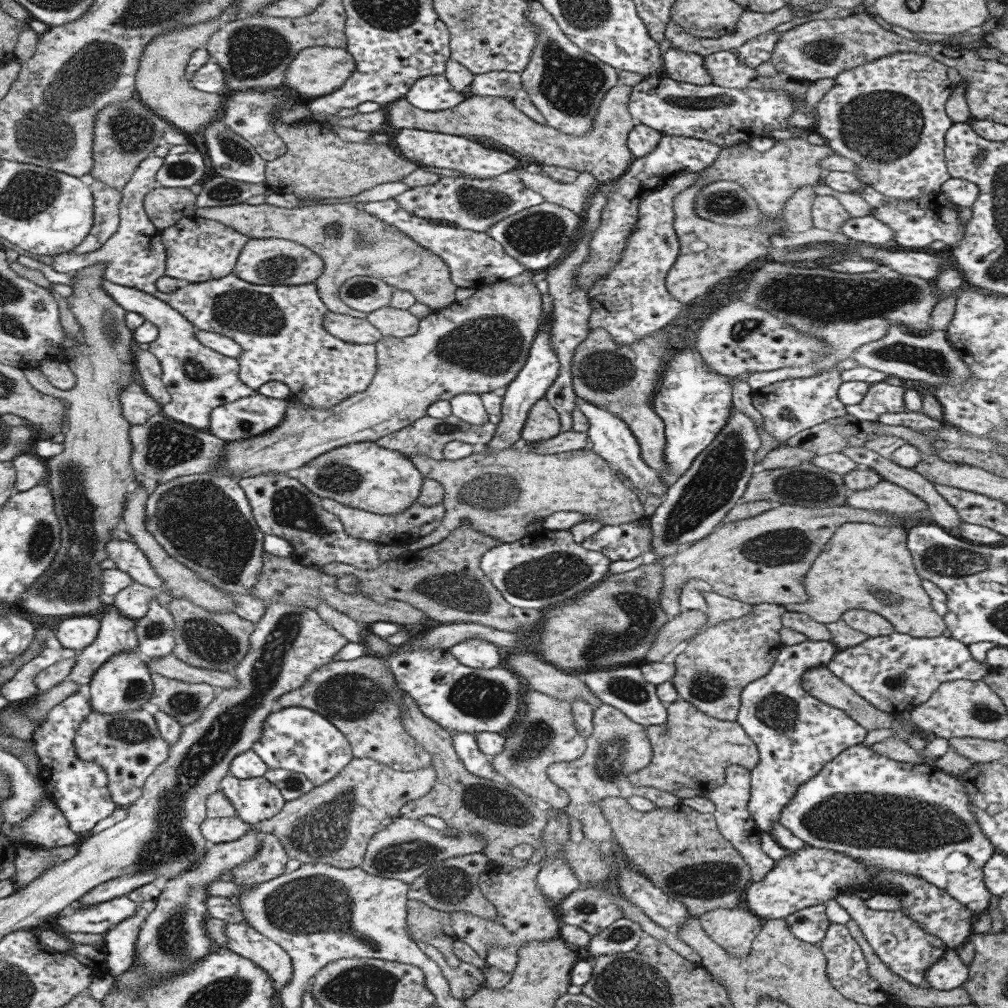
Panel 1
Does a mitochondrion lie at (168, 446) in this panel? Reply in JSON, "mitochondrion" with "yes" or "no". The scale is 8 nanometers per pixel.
{"mitochondrion":"yes"}

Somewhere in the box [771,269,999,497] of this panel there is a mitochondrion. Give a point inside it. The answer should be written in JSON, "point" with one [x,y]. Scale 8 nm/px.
{"point":[895,351]}

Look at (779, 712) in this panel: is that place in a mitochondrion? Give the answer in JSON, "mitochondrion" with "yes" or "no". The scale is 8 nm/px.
{"mitochondrion":"yes"}

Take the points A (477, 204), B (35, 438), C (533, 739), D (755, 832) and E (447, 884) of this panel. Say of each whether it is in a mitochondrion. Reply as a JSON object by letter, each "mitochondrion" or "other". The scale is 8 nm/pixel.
{"A":"mitochondrion","B":"other","C":"mitochondrion","D":"other","E":"mitochondrion"}

